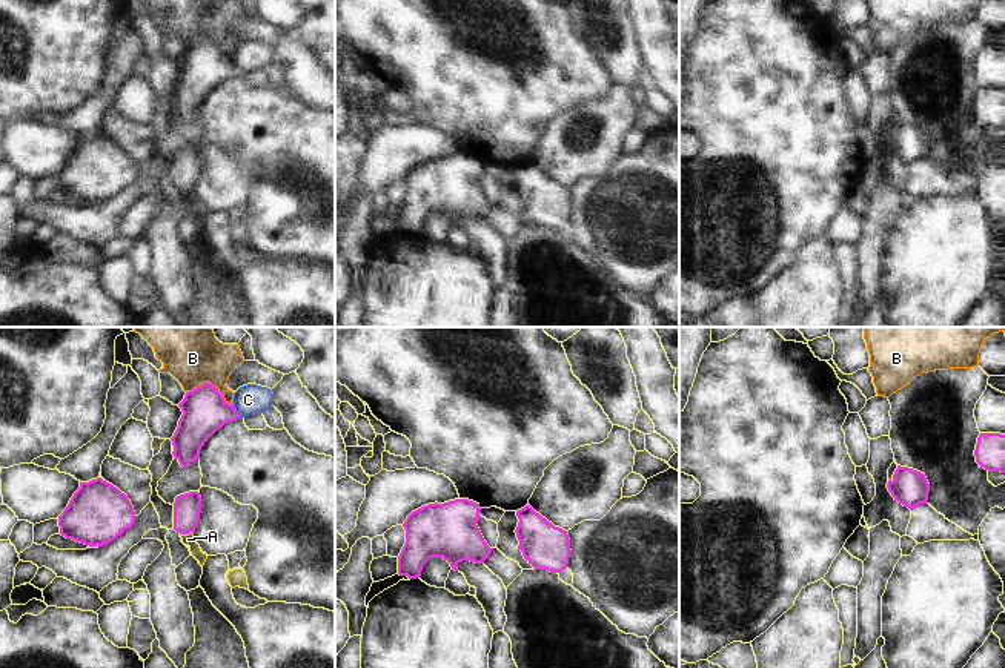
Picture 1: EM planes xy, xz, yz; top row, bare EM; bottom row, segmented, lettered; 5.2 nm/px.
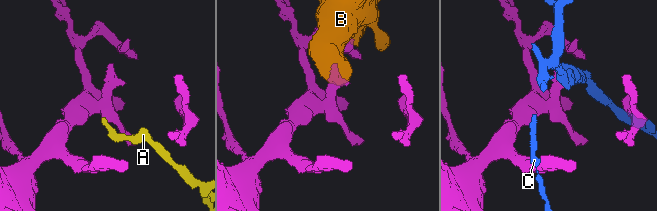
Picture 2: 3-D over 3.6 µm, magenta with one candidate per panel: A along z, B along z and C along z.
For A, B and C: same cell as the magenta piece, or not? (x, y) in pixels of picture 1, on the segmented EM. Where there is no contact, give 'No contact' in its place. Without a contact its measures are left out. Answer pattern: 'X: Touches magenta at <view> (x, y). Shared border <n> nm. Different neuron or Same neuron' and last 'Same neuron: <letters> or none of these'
A: Touches magenta at xy (186, 533). Shared border 70 nm. Different neuron
B: Touches magenta at xy (209, 383). Shared border 260 nm. Different neuron
C: Touches magenta at xy (235, 410). Shared border 80 nm. Different neuron
Same neuron: none of these.

